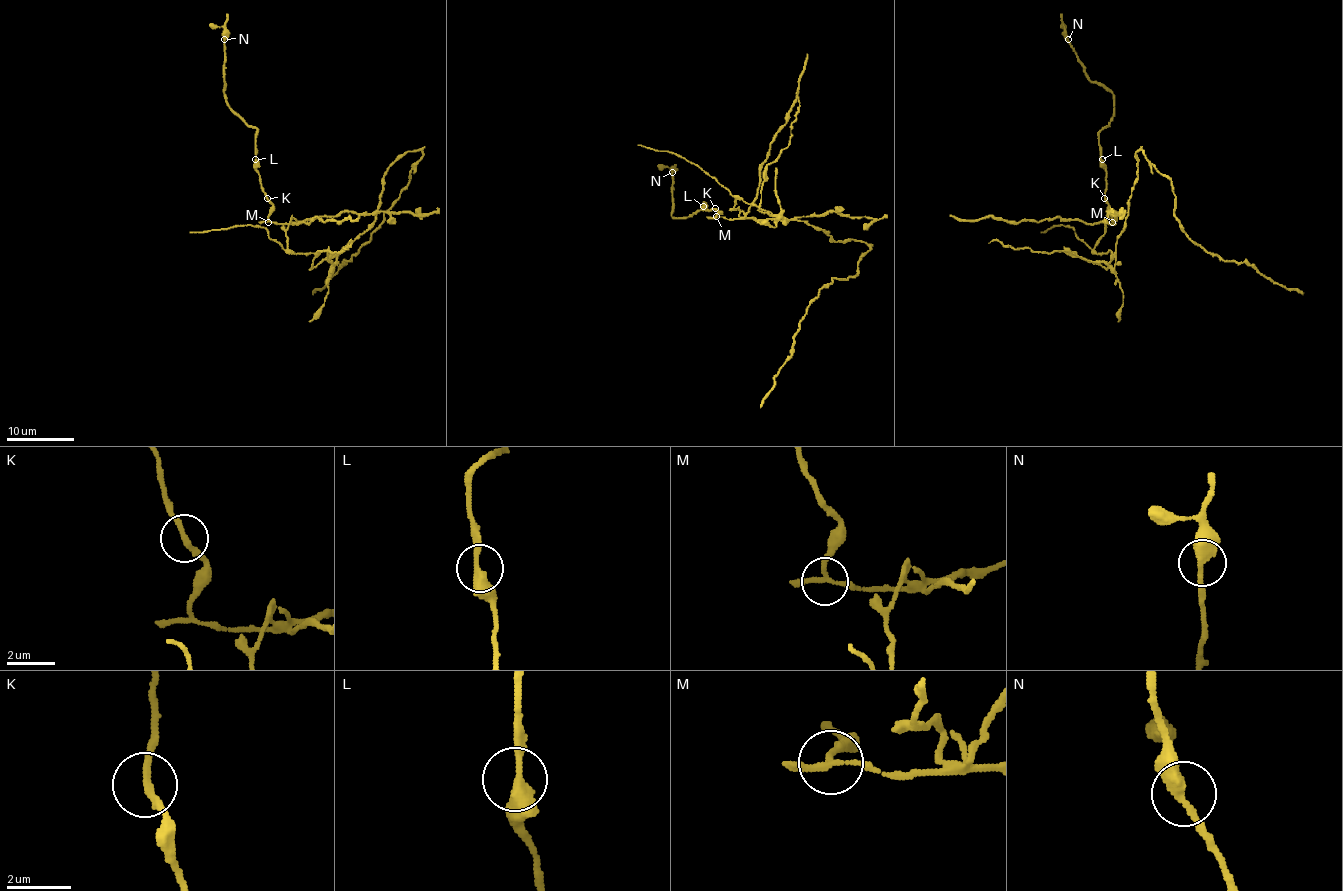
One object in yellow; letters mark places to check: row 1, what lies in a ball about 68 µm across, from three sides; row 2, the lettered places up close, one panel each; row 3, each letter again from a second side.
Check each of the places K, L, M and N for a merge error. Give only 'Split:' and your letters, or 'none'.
Split: M

